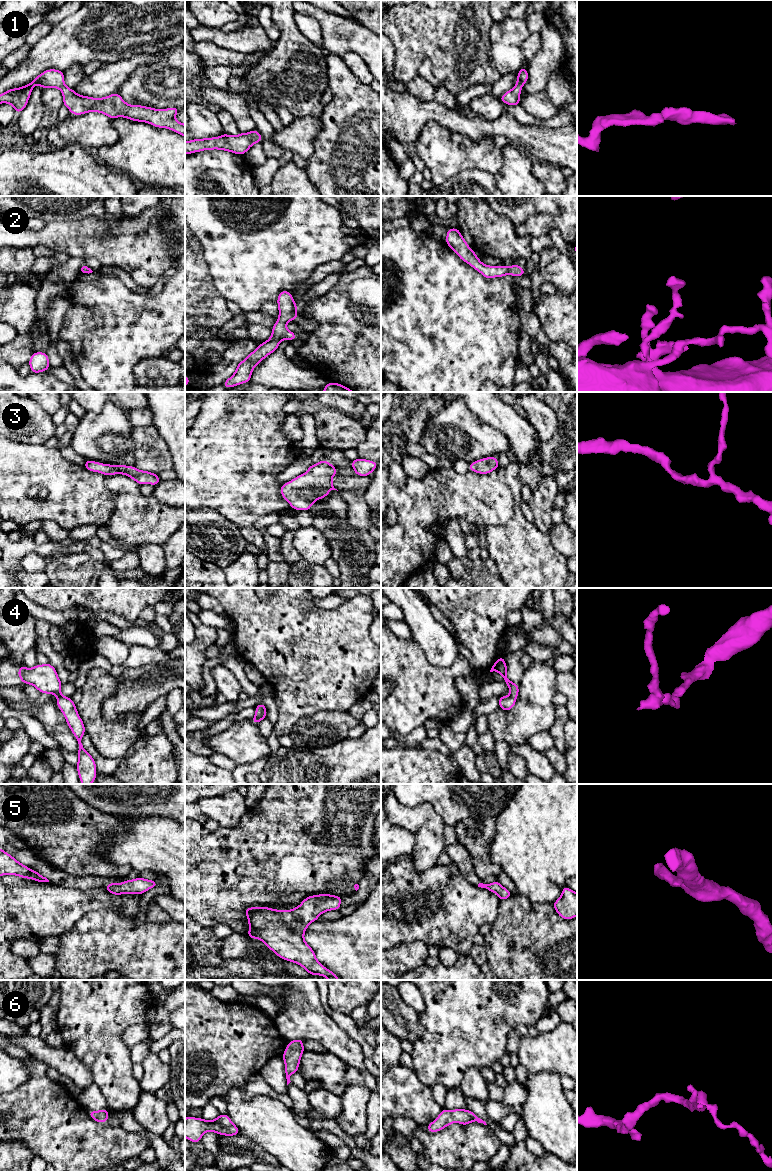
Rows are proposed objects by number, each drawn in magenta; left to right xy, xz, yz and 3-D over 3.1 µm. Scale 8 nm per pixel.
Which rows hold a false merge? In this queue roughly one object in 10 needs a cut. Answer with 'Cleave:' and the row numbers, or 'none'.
Cleave: none

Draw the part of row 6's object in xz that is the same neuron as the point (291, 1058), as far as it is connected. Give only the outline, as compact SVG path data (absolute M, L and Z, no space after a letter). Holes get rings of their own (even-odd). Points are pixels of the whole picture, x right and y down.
M296 1039L289 1041L282 1057L285 1063L285 1075L287 1079L287 1085L291 1082L290 1076L299 1071L298 1067L301 1061L301 1055L305 1052L303 1046L303 1039Z

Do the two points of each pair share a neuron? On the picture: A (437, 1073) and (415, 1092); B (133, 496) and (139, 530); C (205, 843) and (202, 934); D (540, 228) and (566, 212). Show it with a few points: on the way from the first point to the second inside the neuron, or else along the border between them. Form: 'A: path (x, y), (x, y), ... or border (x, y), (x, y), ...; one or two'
A: border (413, 1069), (417, 1077), (430, 1088); two
B: path (133, 504), (133, 511), (139, 522); one
C: border (195, 919), (202, 925), (212, 928); two
D: border (528, 219), (534, 215), (546, 214), (552, 226); two

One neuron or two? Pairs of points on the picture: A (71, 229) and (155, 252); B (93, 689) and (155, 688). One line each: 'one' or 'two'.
A: one
B: two

